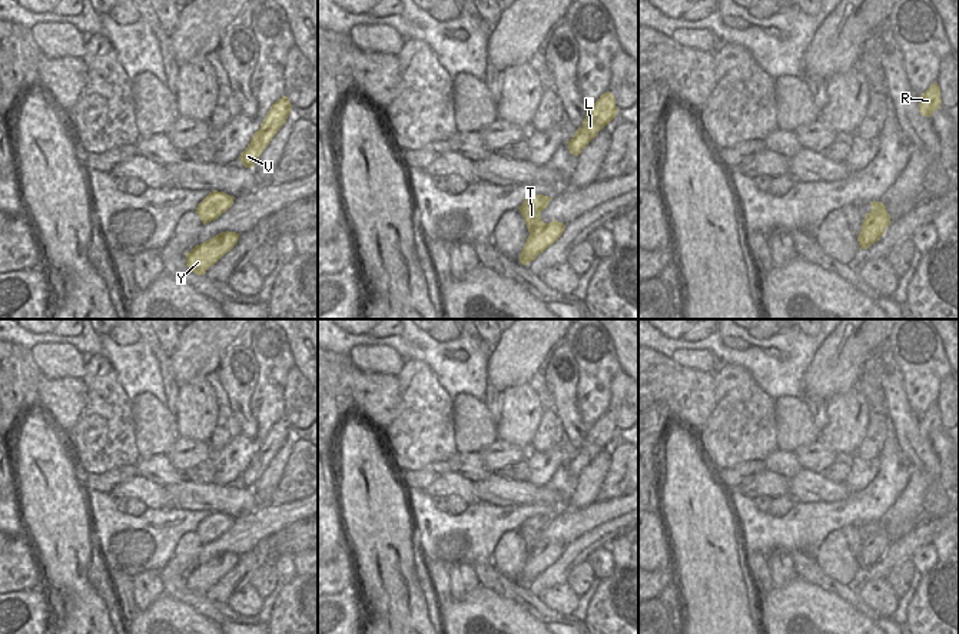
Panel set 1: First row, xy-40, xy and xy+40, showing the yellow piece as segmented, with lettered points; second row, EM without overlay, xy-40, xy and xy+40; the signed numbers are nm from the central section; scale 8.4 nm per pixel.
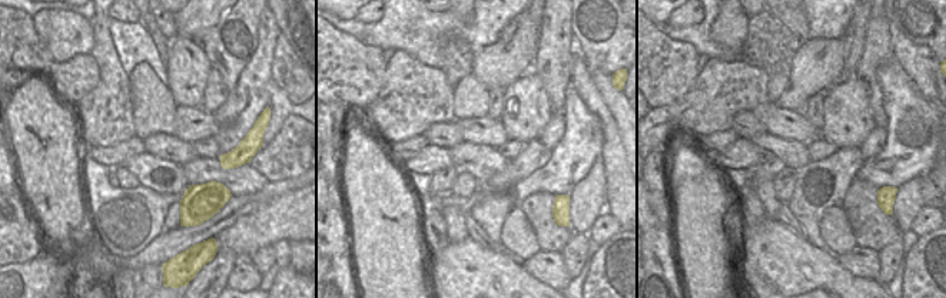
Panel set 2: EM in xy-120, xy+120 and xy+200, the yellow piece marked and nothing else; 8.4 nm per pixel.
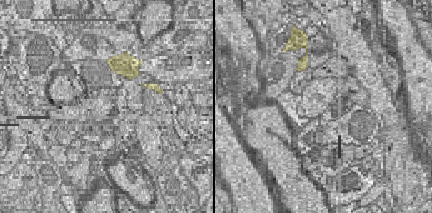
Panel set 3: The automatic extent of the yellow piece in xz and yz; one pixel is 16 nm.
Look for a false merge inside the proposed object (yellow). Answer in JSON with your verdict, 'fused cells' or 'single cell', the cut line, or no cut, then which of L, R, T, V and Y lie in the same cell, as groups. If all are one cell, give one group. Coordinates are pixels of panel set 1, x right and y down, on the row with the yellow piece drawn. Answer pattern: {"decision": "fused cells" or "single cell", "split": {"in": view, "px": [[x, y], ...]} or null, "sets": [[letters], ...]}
{"decision": "fused cells", "split": {"in": "xy", "px": [[540, 219], [530, 232]]}, "sets": [["L", "R", "T", "V"], ["Y"]]}

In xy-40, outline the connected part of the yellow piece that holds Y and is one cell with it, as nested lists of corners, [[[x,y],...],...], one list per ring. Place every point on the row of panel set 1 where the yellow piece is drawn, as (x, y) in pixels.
[[[229,230],[213,236],[186,253],[186,266],[198,275],[205,275],[210,266],[238,243],[238,239],[239,233]]]

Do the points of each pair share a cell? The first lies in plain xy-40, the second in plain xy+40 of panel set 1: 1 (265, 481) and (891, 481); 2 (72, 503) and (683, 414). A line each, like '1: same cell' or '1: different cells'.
1: different cells
2: different cells

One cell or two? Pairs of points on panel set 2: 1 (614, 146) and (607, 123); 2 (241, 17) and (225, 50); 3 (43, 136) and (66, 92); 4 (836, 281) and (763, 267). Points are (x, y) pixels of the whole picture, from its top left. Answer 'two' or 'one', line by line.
1: one
2: one
3: two
4: one

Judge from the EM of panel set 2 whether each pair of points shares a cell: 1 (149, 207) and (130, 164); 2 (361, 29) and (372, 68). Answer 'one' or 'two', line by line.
1: two
2: two

